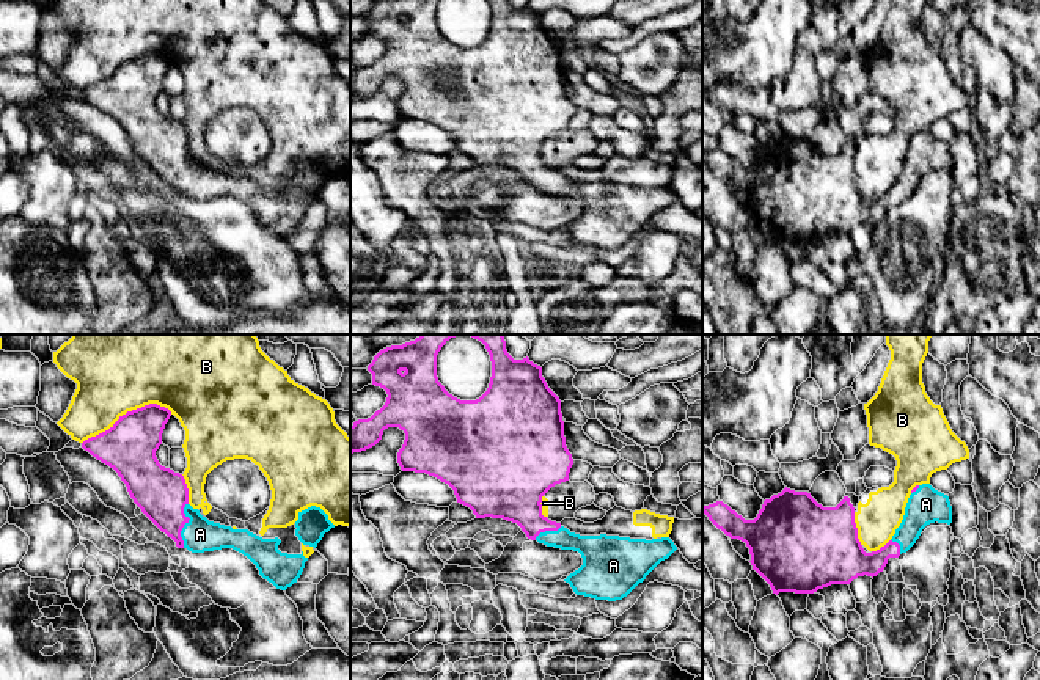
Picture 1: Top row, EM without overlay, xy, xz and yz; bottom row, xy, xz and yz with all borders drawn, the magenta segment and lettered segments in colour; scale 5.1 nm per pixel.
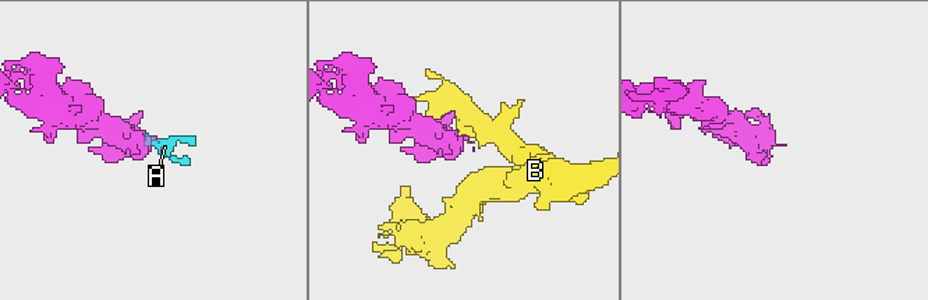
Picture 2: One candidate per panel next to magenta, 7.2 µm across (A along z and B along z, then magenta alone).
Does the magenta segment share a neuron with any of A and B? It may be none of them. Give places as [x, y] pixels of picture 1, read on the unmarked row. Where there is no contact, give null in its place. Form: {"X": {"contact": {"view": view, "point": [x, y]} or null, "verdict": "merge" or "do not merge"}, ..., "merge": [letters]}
{"A": {"contact": {"view": "xy", "point": [184, 171]}, "verdict": "merge"}, "B": {"contact": {"view": "xy", "point": [128, 60]}, "verdict": "do not merge"}, "merge": ["A"]}

